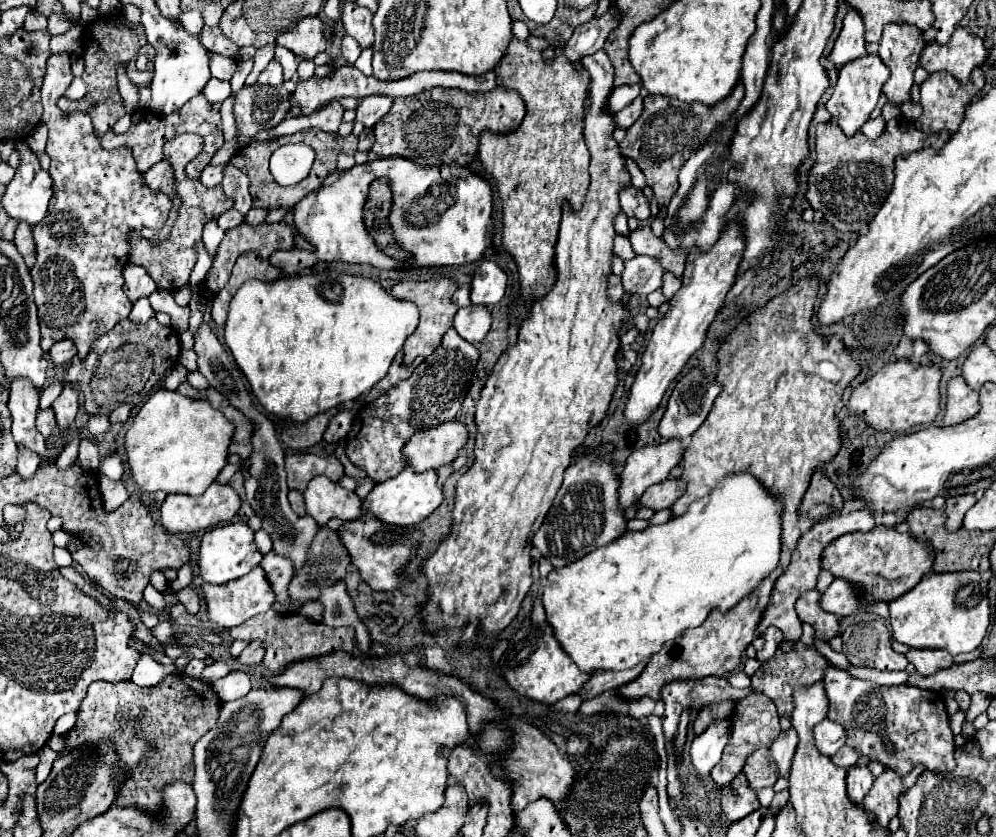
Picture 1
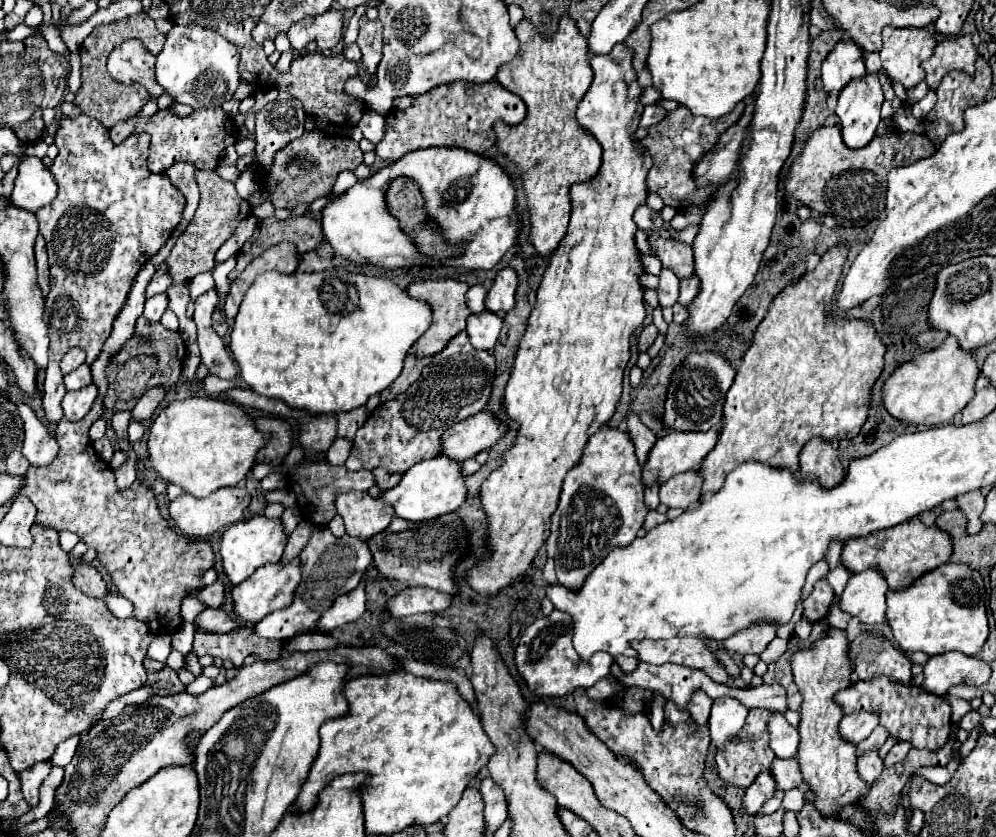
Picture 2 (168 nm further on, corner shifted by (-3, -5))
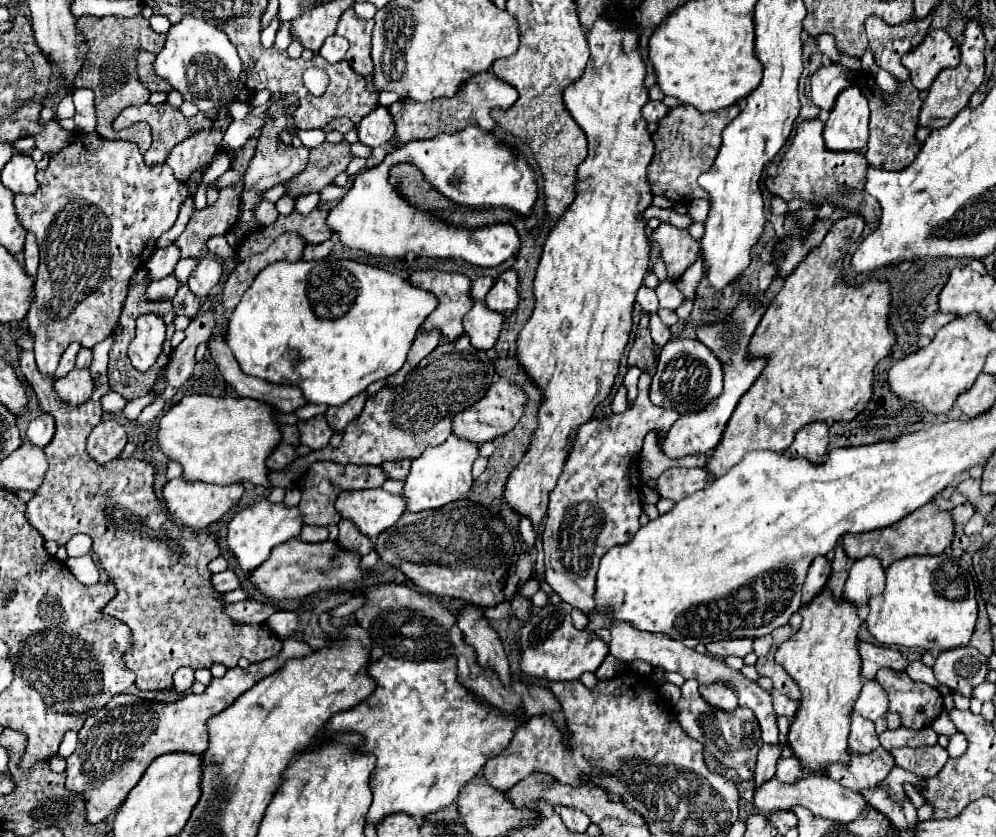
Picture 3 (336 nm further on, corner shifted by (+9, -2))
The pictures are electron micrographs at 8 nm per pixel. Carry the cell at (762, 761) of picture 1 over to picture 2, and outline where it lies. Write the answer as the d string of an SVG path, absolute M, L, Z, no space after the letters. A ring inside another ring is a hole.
M776 758L770 766L778 790L792 790L804 786L804 780L800 778L800 766L796 766L796 758L780 760Z

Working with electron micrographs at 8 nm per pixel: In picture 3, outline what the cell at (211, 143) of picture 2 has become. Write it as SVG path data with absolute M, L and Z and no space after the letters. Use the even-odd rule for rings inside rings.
M146 103L146 105L140 105L140 107L126 107L126 109L114 119L112 129L114 129L114 131L120 131L120 129L124 129L124 127L130 127L132 121L146 121L146 123L152 127L152 139L154 139L154 141L152 141L150 151L144 153L144 163L146 163L148 167L162 165L162 163L166 161L168 153L172 151L172 147L178 145L182 139L188 139L188 137L192 137L192 135L196 135L196 133L200 133L200 131L210 131L210 129L214 127L214 121L208 119L204 113L198 113L198 115L194 115L194 117L188 119L188 117L184 117L184 115L180 113L180 109L170 107L168 103L160 103L160 105L150 105L150 103Z

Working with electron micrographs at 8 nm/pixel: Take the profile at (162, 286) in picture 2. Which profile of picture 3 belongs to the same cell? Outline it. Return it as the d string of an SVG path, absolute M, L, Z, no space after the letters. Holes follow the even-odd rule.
M170 245L166 249L156 249L146 263L150 279L156 281L156 279L164 279L166 275L170 275L174 271L178 259L180 259L180 253L178 253L178 247L174 247L174 245Z

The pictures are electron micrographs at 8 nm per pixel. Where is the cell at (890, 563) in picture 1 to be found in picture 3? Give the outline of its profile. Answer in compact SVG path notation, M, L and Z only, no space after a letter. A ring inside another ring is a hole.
M932 503L920 507L920 511L900 519L892 527L884 527L880 531L868 531L864 535L844 535L842 547L848 559L862 559L864 555L878 557L882 567L886 569L890 563L910 557L910 555L940 555L946 547L950 547L954 537L954 523L948 511L940 513Z

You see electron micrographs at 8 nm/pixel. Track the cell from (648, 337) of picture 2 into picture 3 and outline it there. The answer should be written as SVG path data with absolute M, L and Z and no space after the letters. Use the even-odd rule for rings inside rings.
M642 313L642 319L638 323L634 345L628 353L628 365L636 365L640 369L646 369L650 375L654 373L654 353L652 353L652 337L648 329L648 313Z

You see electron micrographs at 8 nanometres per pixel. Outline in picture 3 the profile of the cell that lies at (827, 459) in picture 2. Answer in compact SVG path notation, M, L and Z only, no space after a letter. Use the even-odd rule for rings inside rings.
M818 421L802 427L794 437L792 451L810 463L822 463L822 457L828 451L828 425L824 421Z

